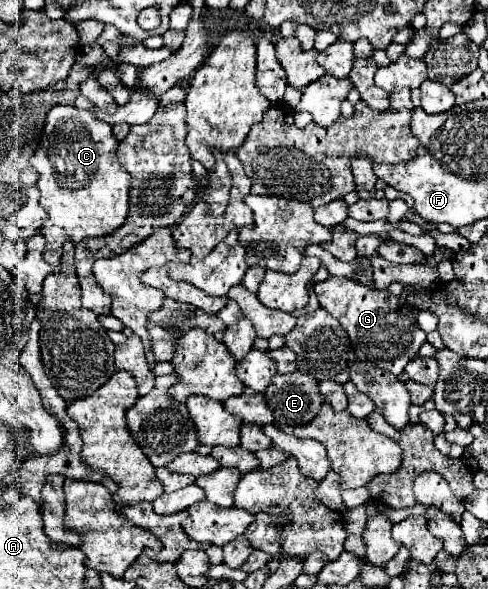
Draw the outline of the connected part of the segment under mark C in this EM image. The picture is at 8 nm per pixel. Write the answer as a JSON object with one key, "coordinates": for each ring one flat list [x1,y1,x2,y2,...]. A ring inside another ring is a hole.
{"coordinates":[[53,106,47,112,39,148,29,162,39,174,39,204,49,216,41,228,49,264,61,260,65,240,79,242,87,236,111,234,125,222,131,178,117,160,117,146,119,140,113,136,111,126,101,122,91,110]]}

